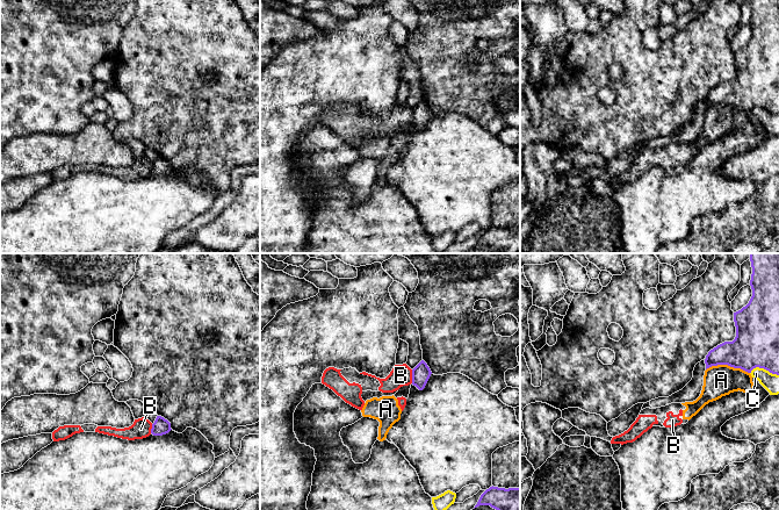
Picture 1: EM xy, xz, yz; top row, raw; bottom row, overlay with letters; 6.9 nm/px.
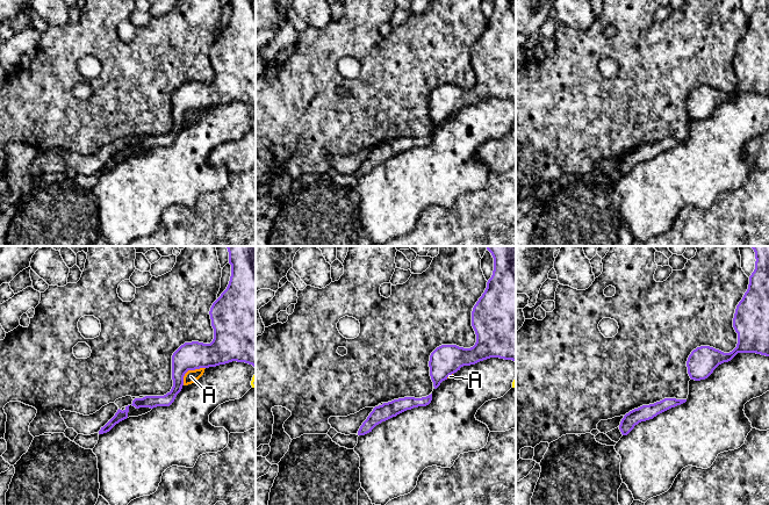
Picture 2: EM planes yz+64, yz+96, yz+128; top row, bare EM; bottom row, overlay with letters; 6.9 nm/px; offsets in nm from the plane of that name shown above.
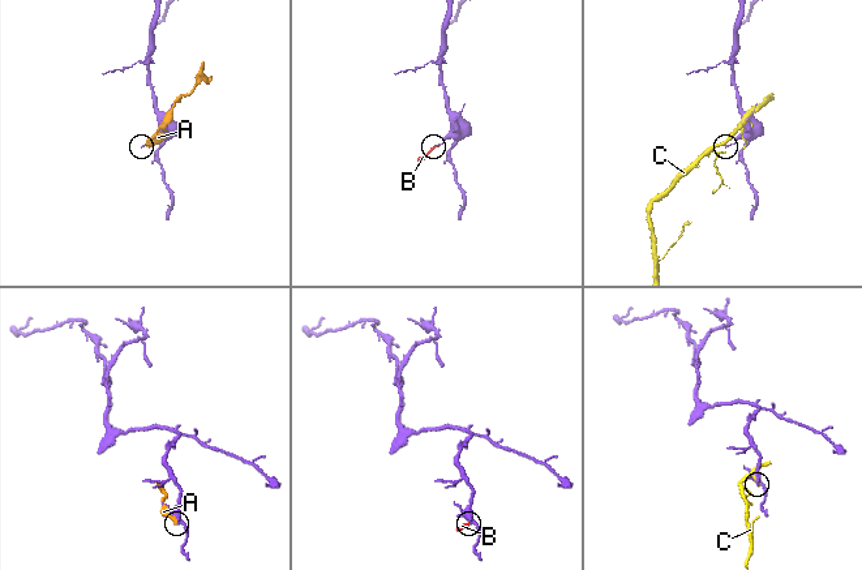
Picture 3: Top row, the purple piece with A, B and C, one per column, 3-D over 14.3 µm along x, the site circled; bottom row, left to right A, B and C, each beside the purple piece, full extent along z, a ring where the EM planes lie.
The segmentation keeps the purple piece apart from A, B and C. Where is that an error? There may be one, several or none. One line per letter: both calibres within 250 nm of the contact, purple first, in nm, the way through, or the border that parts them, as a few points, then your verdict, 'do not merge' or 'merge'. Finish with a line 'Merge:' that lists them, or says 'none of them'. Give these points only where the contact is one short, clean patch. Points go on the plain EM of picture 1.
A: 300 nm thick on the purple side, 220 nm on the other; do not merge
B: 130 nm thick on the purple side, 150 nm on the other; border along xz (411, 109), (412, 122); do not merge
C: 300 nm thick on the purple side, 120 nm on the other; do not merge
Merge: none of them

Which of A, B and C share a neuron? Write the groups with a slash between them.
A B / C

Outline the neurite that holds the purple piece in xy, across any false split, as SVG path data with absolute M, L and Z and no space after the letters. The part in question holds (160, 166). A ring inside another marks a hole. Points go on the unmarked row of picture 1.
M157 156L152 164L151 173L153 175L163 175L171 171L171 163L161 156Z

